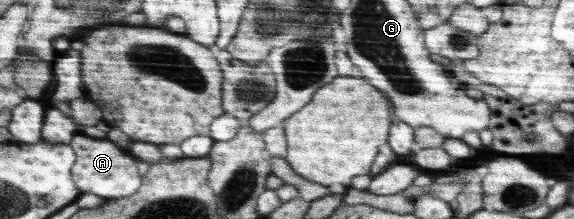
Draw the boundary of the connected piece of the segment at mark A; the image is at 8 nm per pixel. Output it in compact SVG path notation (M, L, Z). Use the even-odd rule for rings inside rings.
M80 132L69 142L77 154L77 162L74 164L74 183L81 192L101 194L108 198L121 198L131 196L139 184L141 176L137 172L137 162L135 158L127 156L121 148L117 148L109 140L95 140Z

